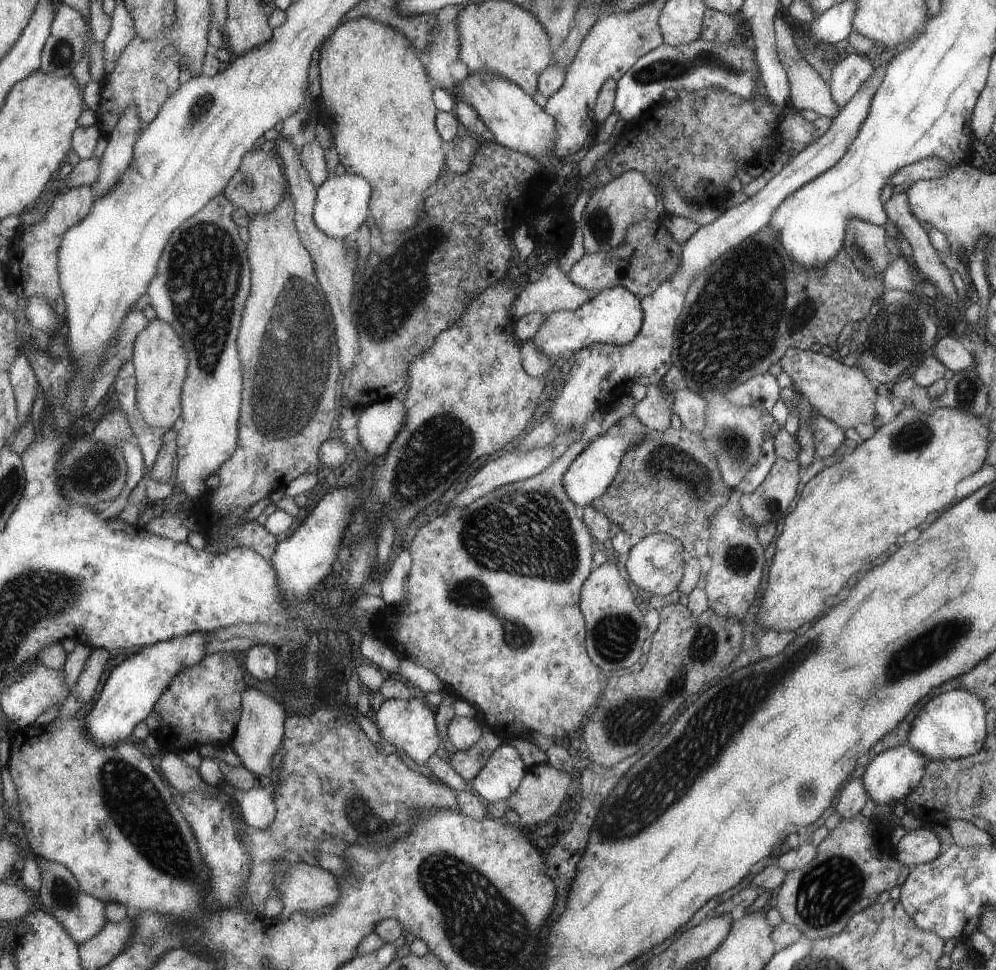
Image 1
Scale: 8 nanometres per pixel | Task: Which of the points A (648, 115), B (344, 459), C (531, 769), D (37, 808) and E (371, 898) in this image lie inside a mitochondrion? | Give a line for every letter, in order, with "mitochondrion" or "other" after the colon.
A: other
B: other
C: other
D: other
E: other

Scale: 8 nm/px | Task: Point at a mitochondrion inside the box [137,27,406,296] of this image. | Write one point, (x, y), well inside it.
(203, 105)

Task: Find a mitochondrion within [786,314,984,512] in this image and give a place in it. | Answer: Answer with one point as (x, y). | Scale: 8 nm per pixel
(914, 436)

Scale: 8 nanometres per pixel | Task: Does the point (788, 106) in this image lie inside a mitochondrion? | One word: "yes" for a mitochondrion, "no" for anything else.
no

